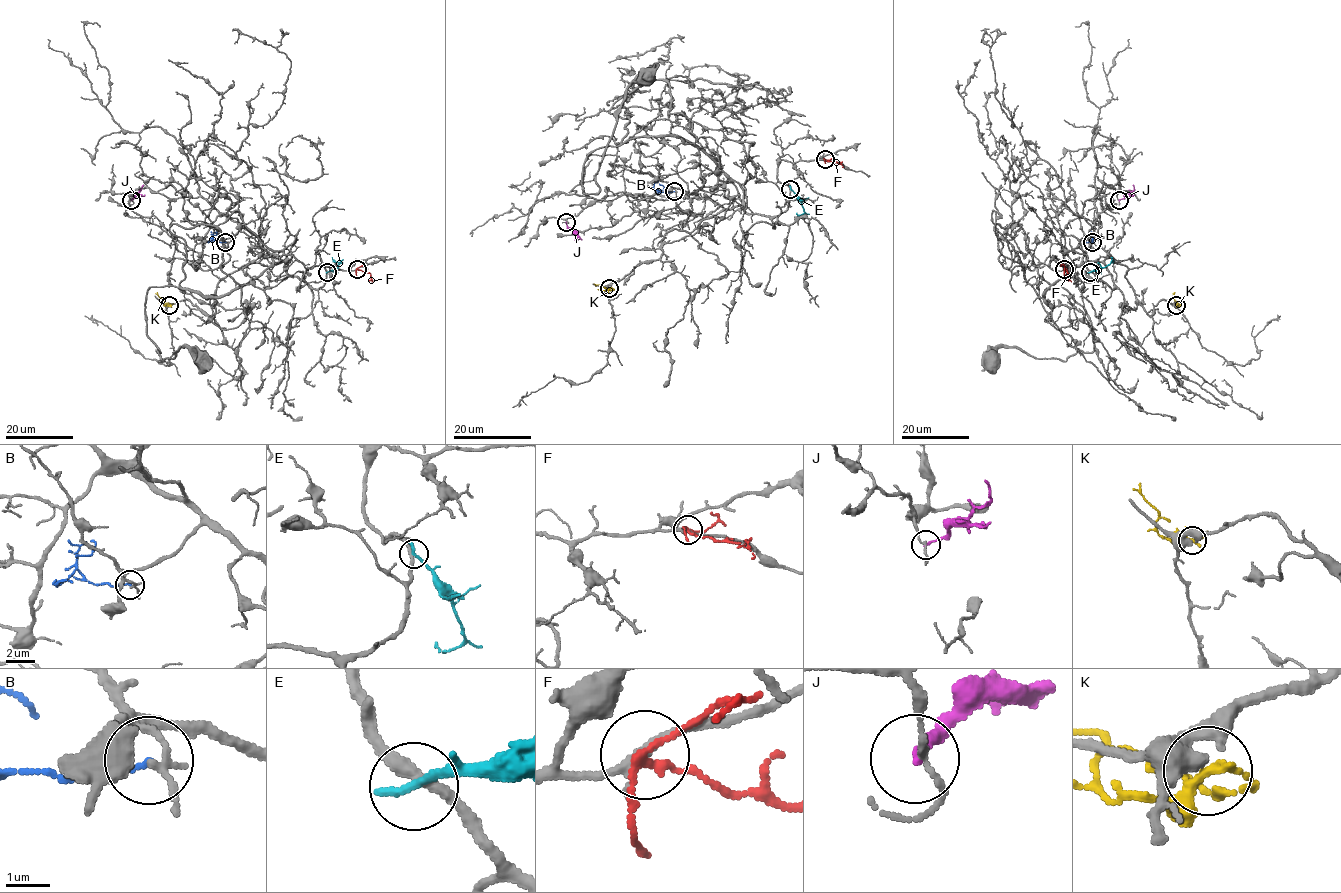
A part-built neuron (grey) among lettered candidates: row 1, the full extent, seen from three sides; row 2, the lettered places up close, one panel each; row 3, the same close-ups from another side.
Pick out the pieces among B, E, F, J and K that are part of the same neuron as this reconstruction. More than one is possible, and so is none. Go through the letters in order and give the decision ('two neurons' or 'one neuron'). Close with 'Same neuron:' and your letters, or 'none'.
B: two neurons
E: two neurons
F: two neurons
J: two neurons
K: two neurons
Same neuron: none

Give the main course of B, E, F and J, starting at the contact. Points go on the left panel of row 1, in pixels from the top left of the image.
B: (225, 242), (216, 242), (213, 233), (216, 234), (212, 236)
E: (326, 272), (337, 266), (332, 257)
F: (357, 269), (368, 272), (371, 281)
J: (131, 200), (144, 185)

